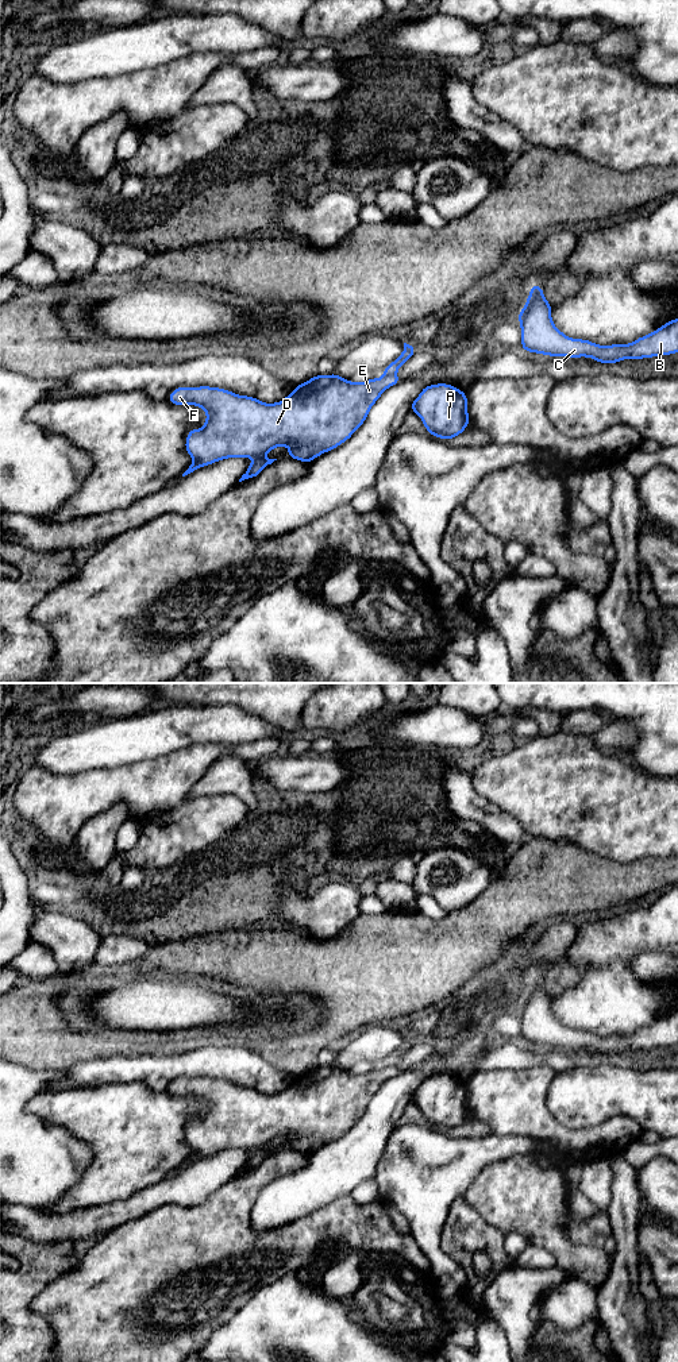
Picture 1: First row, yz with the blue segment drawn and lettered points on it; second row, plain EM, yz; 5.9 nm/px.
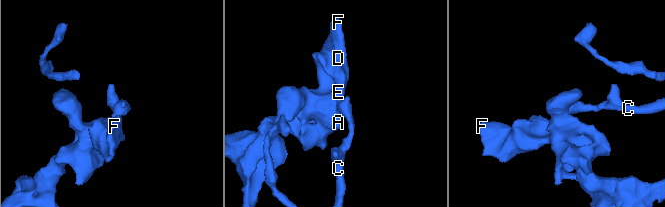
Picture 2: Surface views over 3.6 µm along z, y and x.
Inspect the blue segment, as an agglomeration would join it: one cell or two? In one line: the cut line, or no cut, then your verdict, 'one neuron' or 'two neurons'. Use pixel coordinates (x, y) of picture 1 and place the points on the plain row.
cut none; one neuron

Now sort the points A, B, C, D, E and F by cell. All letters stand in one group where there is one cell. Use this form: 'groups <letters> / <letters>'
groups A B C D E F

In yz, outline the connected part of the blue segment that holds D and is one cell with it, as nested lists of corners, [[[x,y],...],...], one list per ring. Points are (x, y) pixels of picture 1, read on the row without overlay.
[[[404,1034],[402,1045],[384,1060],[385,1066],[353,1074],[338,1065],[311,1069],[276,1095],[261,1093],[221,1079],[177,1079],[167,1092],[196,1096],[207,1103],[205,1115],[190,1120],[185,1141],[193,1153],[182,1168],[228,1149],[254,1149],[239,1173],[255,1169],[277,1150],[263,1146],[288,1137],[286,1149],[305,1154],[328,1143],[359,1120],[381,1085],[401,1070],[397,1061],[415,1041]]]

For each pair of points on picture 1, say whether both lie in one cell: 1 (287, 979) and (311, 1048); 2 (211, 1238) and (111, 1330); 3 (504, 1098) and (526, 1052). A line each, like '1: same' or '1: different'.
1: same
2: same
3: different

